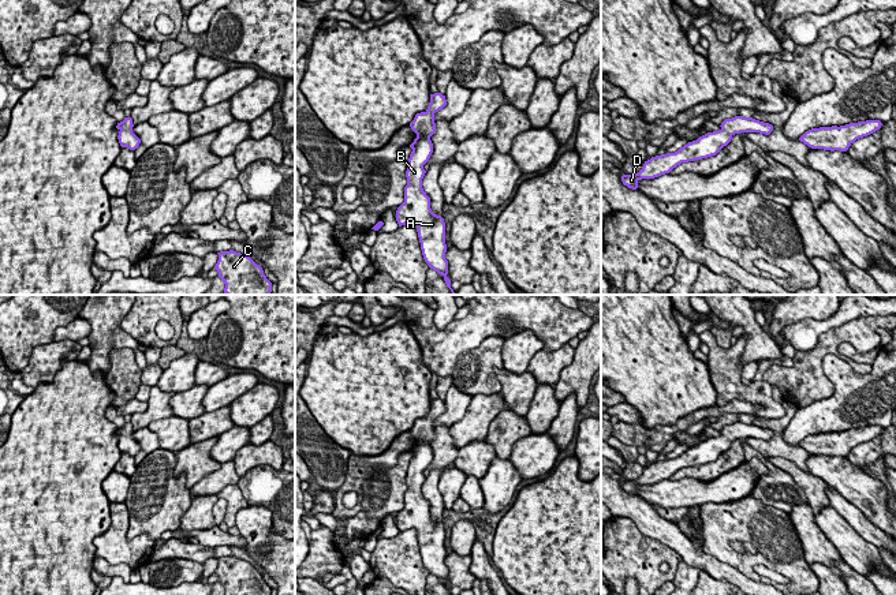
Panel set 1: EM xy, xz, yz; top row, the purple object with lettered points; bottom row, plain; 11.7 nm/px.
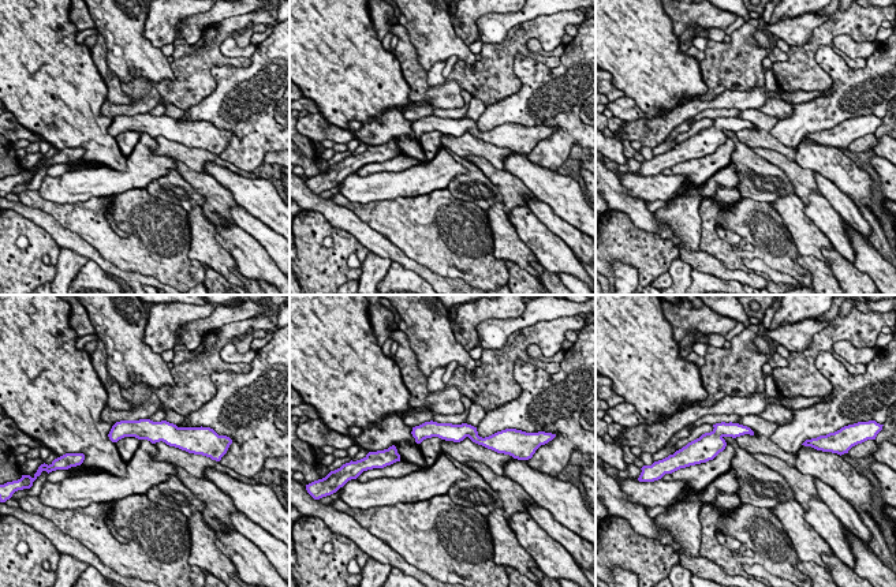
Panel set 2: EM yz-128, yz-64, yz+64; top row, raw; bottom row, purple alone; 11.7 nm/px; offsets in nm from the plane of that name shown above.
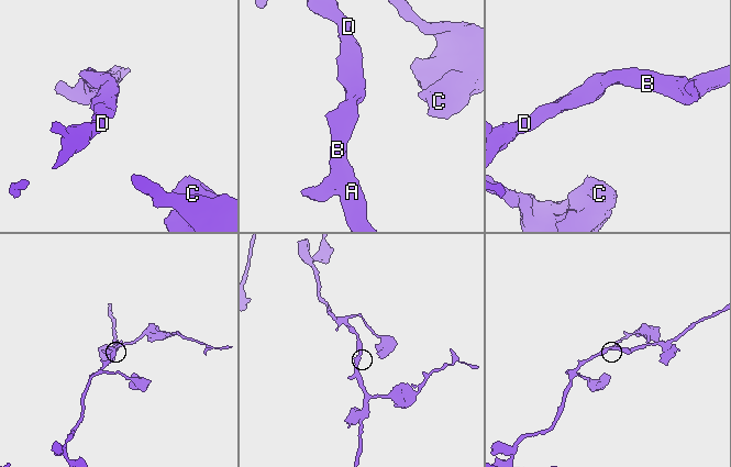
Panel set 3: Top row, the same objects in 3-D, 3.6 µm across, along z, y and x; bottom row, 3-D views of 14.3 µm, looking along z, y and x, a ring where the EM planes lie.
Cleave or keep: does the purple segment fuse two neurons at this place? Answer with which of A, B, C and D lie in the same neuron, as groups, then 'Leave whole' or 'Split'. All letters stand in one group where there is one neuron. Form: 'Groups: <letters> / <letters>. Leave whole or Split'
Groups: A B C D. Leave whole

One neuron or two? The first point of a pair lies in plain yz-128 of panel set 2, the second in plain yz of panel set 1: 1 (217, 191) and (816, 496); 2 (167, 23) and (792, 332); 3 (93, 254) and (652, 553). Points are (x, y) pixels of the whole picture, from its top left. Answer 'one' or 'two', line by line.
1: one
2: two
3: two

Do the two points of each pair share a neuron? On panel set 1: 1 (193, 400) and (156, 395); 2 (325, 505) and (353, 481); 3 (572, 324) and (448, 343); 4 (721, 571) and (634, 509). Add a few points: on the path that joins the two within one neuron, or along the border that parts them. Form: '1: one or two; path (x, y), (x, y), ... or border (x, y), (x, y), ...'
1: two; border (174, 393), (170, 400), (172, 414)
2: two; border (335, 491), (335, 508), (331, 512)
3: one; path (541, 313), (491, 313), (480, 324)
4: one; path (700, 560), (669, 534), (656, 527)

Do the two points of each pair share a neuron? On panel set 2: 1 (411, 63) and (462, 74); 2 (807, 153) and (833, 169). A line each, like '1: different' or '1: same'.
1: different
2: same

